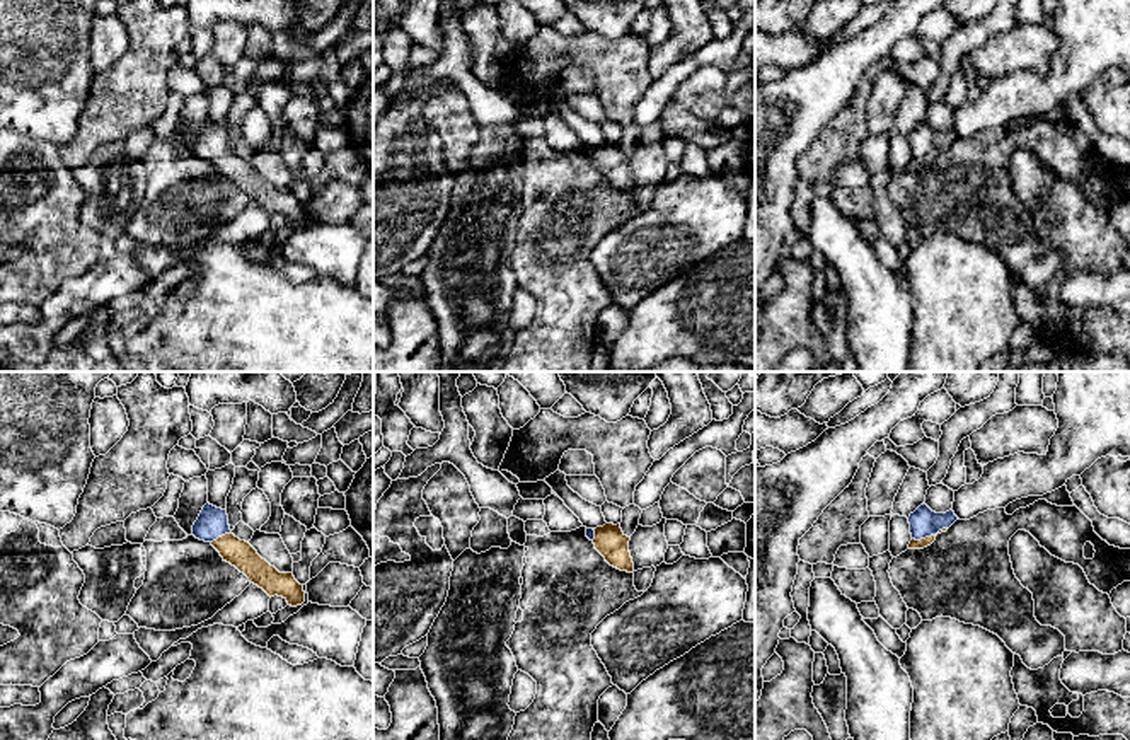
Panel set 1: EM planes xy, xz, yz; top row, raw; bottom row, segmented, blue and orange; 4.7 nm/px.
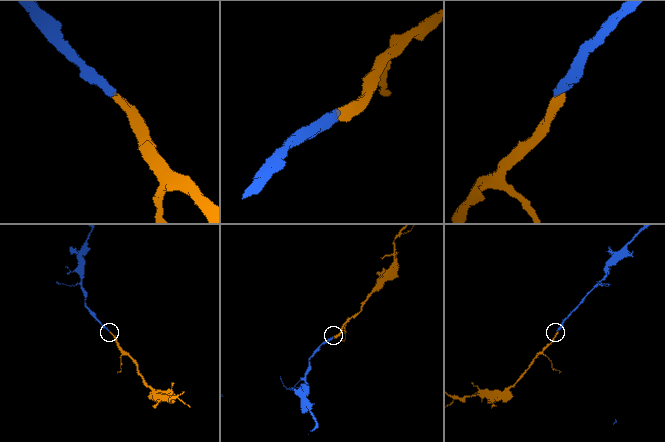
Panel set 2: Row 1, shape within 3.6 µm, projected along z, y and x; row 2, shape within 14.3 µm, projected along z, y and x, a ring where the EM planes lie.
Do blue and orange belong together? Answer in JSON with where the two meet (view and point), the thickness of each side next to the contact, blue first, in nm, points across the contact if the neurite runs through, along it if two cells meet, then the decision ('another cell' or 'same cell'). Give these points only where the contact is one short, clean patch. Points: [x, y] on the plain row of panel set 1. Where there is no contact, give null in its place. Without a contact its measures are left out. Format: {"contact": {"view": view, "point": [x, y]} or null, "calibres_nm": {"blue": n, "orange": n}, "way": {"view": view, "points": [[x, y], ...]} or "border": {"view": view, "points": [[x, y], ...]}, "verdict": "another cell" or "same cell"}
{"contact": {"view": "yz", "point": [929, 154]}, "calibres_nm": {"blue": 140, "orange": 50}, "way": {"view": "yz", "points": [[924, 140], [929, 154], [914, 162]]}, "verdict": "same cell"}

